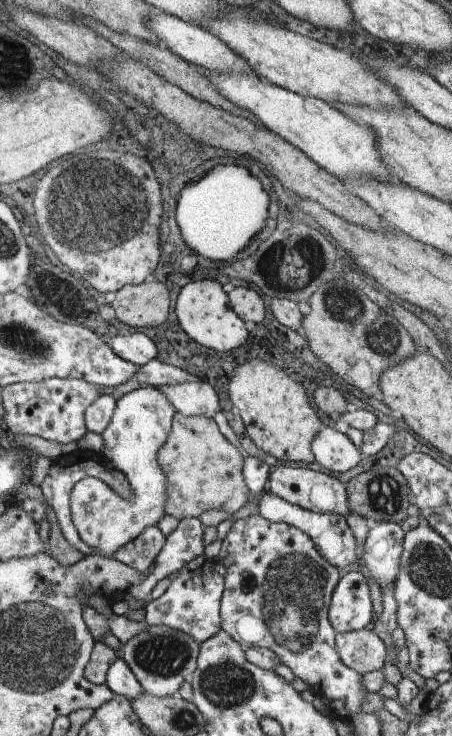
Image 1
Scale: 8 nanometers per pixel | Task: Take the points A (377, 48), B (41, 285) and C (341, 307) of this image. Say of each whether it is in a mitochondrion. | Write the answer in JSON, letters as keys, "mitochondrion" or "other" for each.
{"A":"other","B":"other","C":"mitochondrion"}

